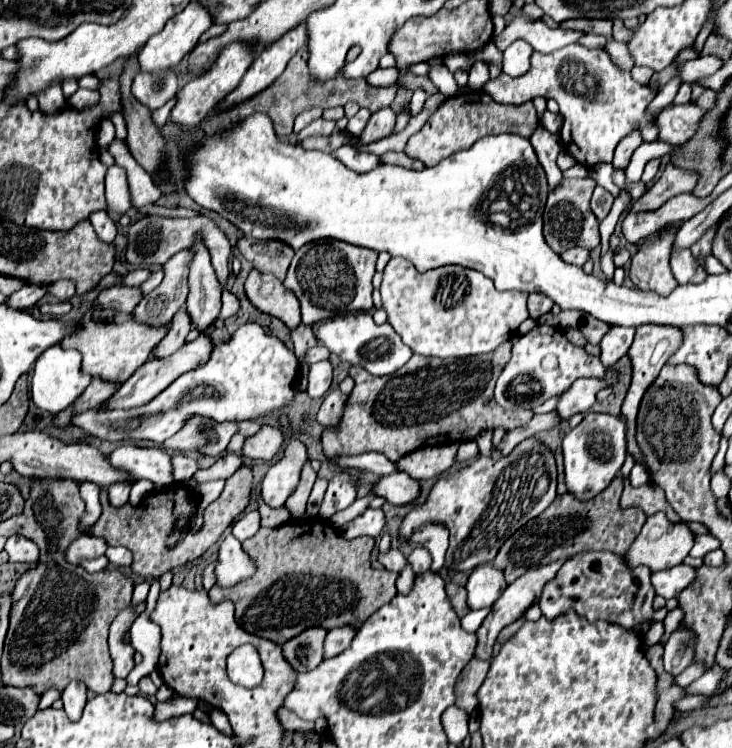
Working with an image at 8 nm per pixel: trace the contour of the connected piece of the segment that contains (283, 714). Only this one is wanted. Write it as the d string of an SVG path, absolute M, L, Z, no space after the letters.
M278 709L278 721L285 730L289 731L310 731L314 725L310 725L308 721L302 721L300 717L296 717L294 713L290 713L288 709Z

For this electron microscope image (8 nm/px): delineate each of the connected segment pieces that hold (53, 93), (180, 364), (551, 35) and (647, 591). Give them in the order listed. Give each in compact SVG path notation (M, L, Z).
M52 85L50 89L46 89L46 93L38 97L38 103L42 113L60 113L62 109L66 109L66 99L62 95L60 85Z
M198 335L194 341L186 343L178 353L170 355L168 359L152 359L152 361L146 361L138 371L134 371L134 375L124 381L118 391L108 399L104 401L104 409L134 409L134 407L142 407L146 405L146 401L152 401L158 393L162 393L176 377L180 377L182 373L198 367L202 361L206 361L206 357L210 355L210 337L208 335Z
M516 17L512 23L506 25L506 29L496 35L496 47L500 51L504 51L512 41L516 39L524 39L528 41L536 51L540 53L552 53L558 51L564 45L576 43L580 37L584 37L584 31L574 31L574 29L550 29L548 25L544 25L542 21L532 21L526 17Z
M608 549L584 551L564 561L554 579L550 579L540 595L540 609L544 617L558 617L566 609L574 609L578 615L584 615L588 621L606 619L610 623L618 623L626 629L638 627L652 619L654 615L654 587L652 587L652 571L646 565L630 567L624 555L612 553Z

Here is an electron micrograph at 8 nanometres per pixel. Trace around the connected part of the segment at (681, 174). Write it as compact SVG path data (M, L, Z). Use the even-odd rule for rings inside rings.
M670 161L664 167L660 179L652 187L646 187L646 191L642 193L642 197L638 197L636 201L632 201L629 209L634 212L658 209L670 197L680 195L680 193L690 193L690 189L696 187L698 177L700 177L698 171L694 171L694 169L682 169L682 167L678 167L678 165L674 165Z

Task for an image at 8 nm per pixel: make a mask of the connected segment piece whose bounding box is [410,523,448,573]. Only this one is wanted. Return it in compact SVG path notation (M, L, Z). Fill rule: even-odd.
M428 523L418 533L414 533L414 537L410 541L420 543L430 551L432 571L438 573L444 565L444 553L448 547L448 529L442 525L436 525L436 523Z

